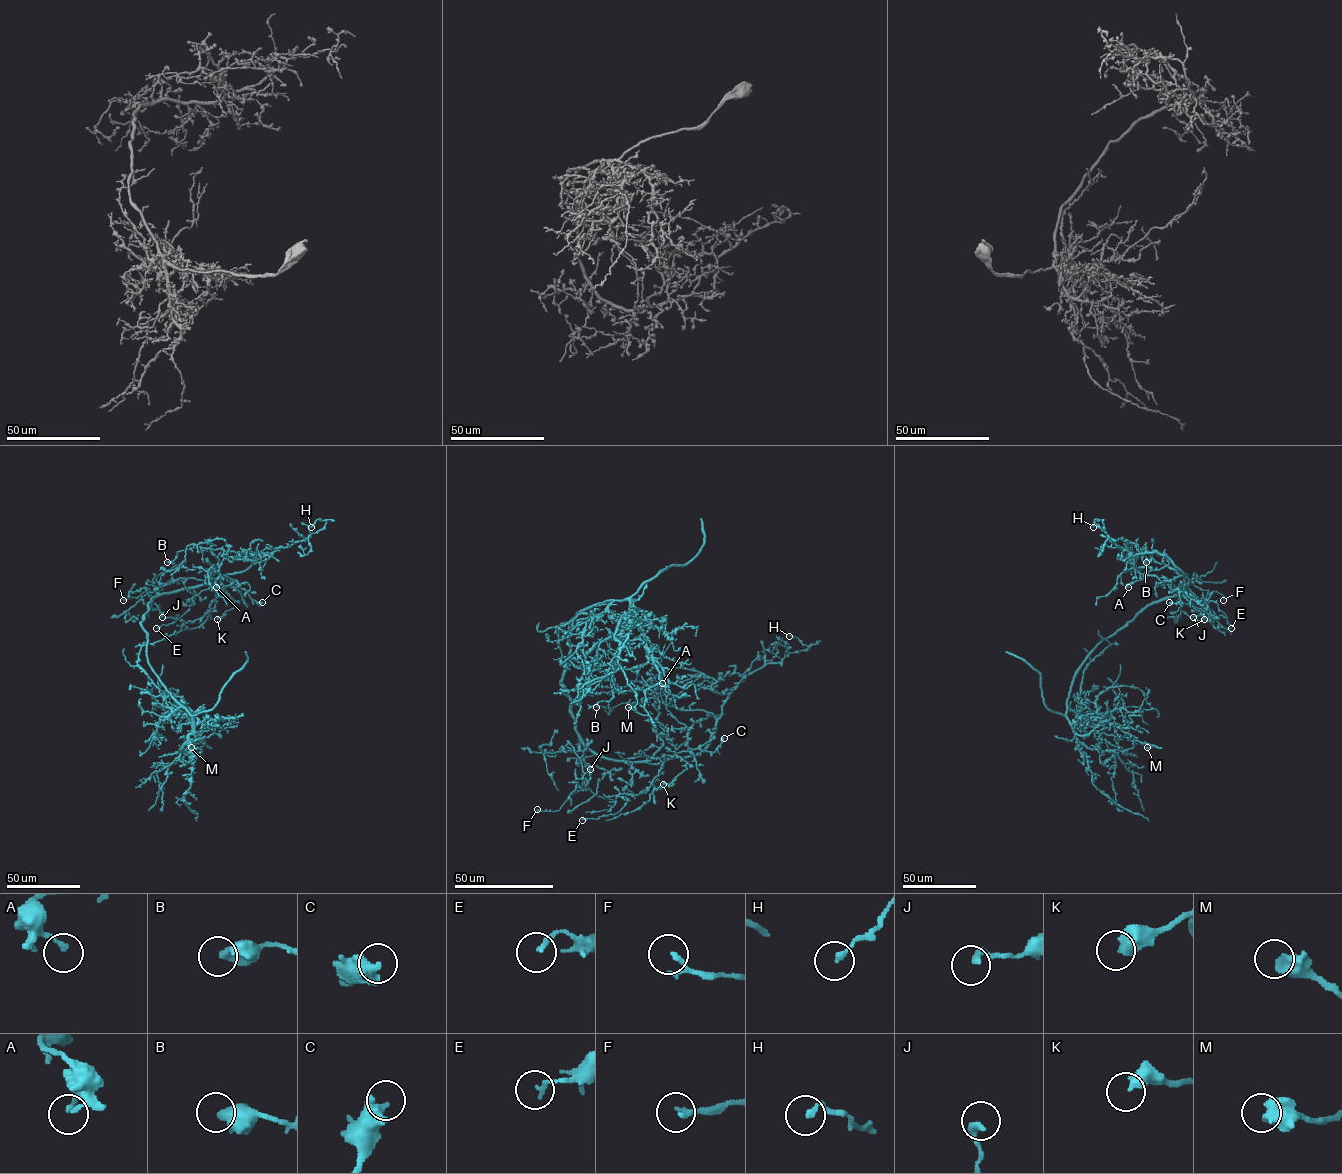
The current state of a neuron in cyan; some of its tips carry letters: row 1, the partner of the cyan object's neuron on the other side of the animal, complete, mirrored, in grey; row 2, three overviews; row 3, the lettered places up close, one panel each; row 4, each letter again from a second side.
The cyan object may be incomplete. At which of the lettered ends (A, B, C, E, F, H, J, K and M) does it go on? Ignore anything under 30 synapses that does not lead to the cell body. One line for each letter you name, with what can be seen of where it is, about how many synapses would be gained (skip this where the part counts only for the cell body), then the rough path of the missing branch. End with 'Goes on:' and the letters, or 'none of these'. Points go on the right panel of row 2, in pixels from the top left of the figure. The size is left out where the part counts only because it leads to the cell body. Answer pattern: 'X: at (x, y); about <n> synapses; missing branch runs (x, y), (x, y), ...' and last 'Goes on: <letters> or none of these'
Goes on: none of these

